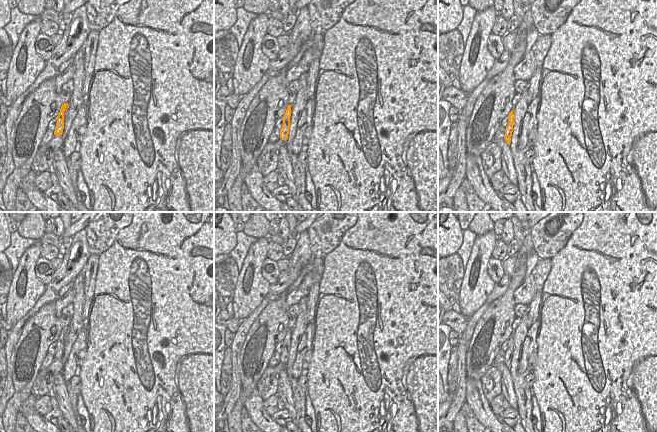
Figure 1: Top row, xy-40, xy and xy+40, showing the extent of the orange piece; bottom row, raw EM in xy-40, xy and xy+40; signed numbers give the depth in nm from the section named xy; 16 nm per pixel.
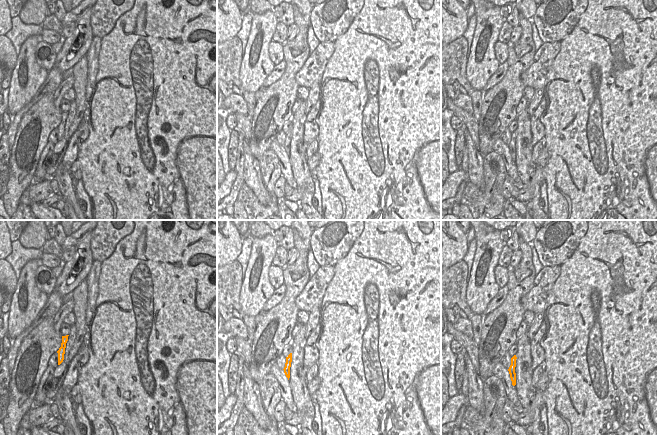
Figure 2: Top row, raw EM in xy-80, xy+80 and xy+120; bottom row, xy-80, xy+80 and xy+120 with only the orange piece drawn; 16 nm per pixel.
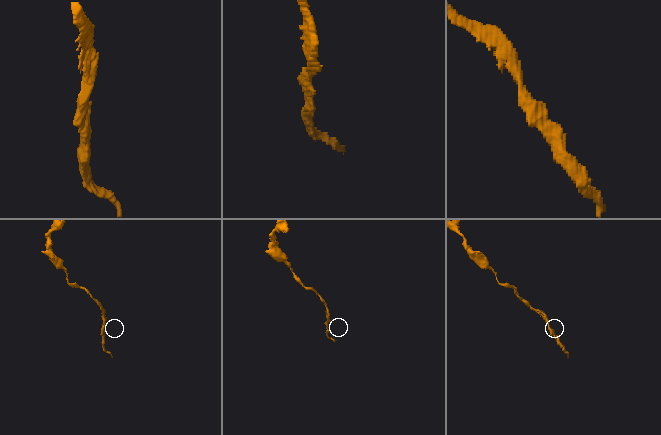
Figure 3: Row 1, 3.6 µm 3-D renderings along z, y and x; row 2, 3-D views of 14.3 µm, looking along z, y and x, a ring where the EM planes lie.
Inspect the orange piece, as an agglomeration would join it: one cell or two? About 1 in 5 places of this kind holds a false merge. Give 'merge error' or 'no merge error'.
no merge error

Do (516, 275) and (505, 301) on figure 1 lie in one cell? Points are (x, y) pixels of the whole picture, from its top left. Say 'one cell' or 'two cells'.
one cell

